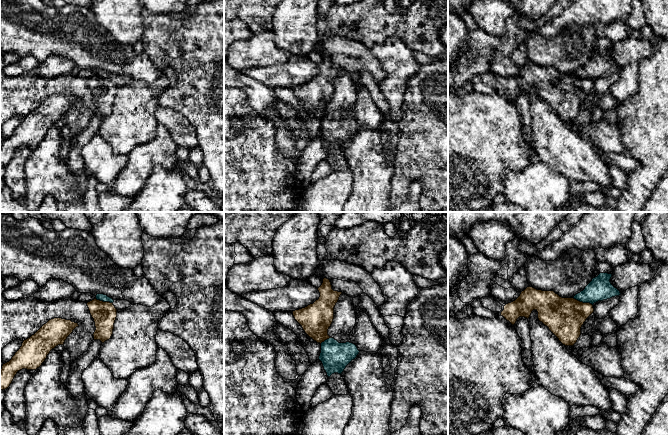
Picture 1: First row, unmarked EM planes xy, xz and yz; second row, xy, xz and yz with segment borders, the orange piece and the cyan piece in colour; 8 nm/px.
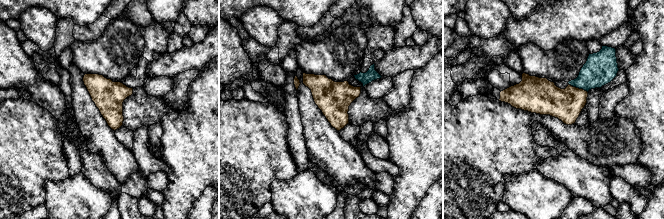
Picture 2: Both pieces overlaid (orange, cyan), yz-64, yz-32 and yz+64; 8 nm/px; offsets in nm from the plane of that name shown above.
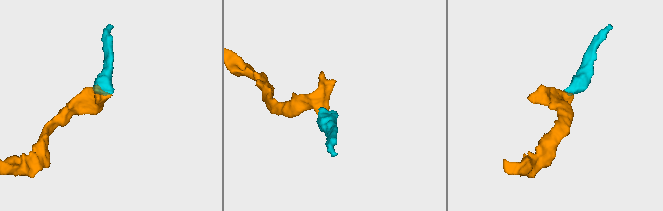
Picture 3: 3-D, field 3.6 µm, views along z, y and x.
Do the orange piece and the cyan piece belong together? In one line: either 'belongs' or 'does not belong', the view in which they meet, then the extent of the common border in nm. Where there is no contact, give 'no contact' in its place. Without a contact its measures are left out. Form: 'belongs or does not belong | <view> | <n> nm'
does not belong | yz | 170 nm

